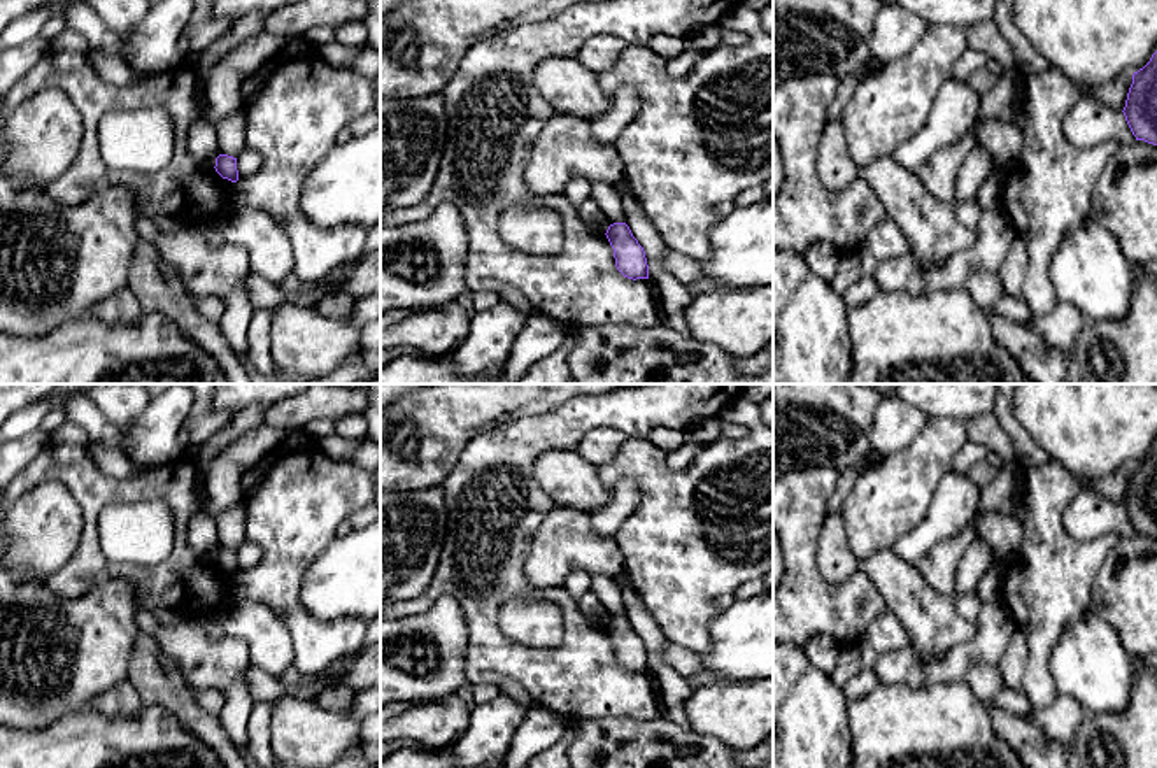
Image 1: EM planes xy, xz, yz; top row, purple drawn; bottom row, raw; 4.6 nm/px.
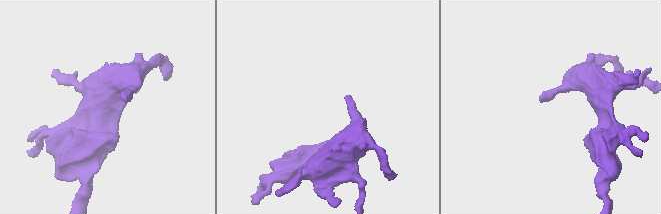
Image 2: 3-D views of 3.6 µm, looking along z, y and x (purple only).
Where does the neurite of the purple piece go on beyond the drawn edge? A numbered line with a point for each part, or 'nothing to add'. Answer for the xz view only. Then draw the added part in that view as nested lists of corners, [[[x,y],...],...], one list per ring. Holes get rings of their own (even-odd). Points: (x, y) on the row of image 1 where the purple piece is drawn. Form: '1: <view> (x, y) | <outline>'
nothing to add

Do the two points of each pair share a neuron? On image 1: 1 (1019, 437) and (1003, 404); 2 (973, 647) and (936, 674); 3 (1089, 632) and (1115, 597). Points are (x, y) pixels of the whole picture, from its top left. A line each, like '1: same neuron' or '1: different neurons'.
1: same neuron
2: same neuron
3: different neurons

